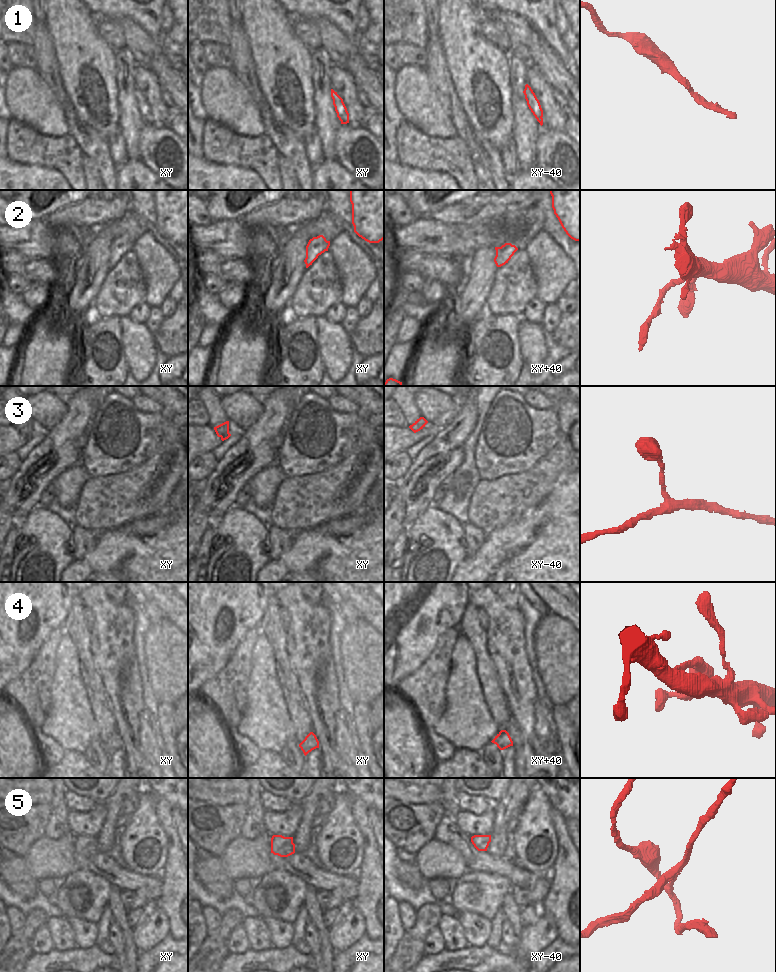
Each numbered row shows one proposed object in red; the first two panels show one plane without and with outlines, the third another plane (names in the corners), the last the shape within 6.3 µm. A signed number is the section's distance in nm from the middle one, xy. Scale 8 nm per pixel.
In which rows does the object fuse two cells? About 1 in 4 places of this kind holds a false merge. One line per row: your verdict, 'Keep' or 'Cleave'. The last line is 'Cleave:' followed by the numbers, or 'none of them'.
1: Keep
2: Cleave
3: Keep
4: Keep
5: Cleave
Cleave: 2, 5

